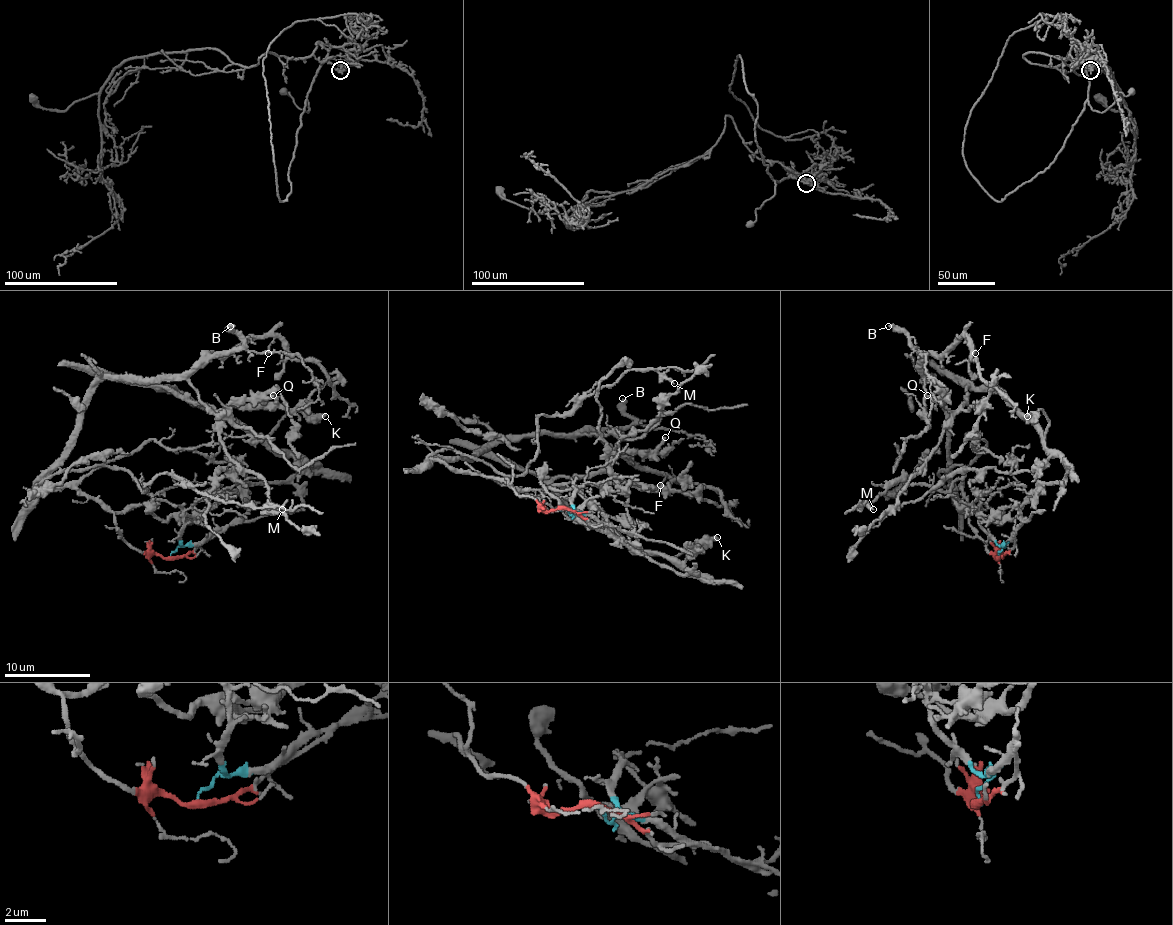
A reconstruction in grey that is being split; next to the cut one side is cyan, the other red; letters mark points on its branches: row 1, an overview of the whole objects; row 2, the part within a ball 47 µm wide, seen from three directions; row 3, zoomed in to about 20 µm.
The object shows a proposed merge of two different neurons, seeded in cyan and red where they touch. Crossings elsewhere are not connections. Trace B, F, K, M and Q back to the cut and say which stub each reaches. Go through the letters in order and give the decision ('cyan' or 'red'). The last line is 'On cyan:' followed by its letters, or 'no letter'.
B: red
F: red
K: cyan
M: red
Q: cyan
On cyan: K, Q

